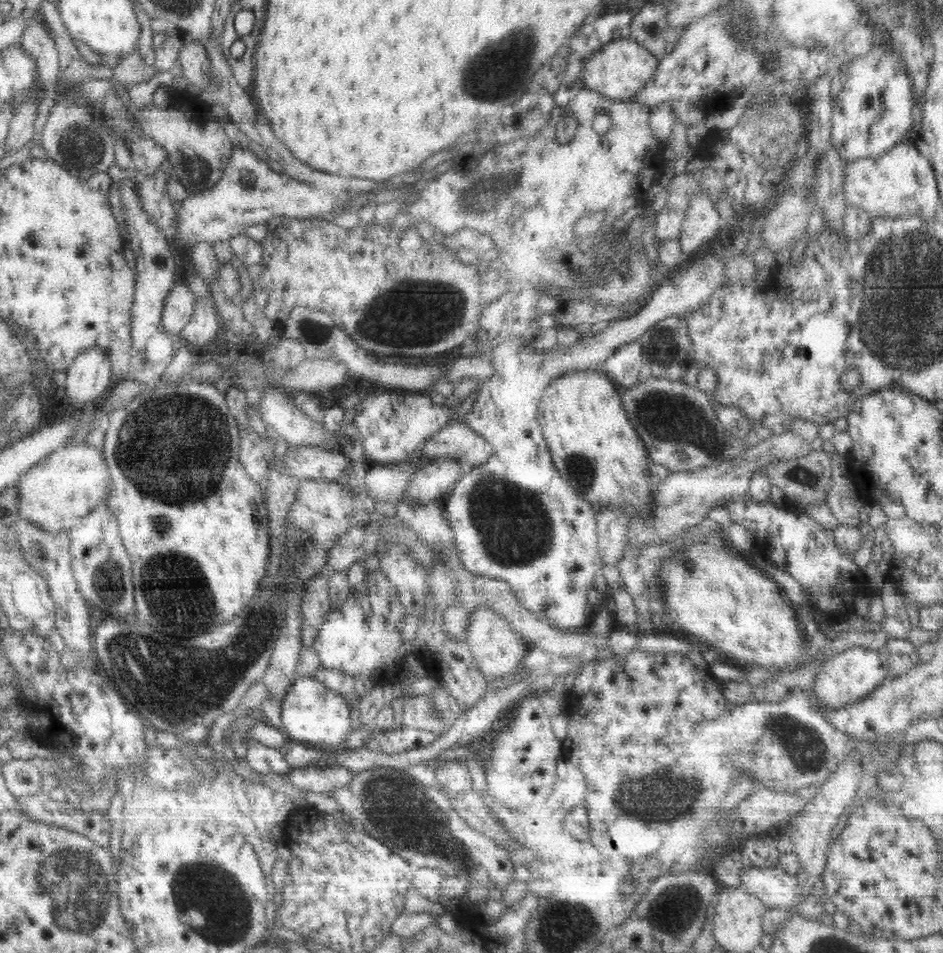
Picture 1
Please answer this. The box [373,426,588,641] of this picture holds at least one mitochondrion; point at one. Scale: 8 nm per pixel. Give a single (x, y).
(514, 526)

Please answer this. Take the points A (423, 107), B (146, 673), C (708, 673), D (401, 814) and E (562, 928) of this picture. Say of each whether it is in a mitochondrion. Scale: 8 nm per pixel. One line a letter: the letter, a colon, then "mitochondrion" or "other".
A: other
B: mitochondrion
C: other
D: mitochondrion
E: mitochondrion

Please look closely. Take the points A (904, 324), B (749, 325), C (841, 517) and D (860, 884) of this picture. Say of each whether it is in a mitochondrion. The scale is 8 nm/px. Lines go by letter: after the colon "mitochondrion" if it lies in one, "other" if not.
A: mitochondrion
B: other
C: other
D: other

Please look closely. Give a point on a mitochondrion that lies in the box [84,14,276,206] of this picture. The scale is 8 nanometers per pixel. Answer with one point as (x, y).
(199, 168)

